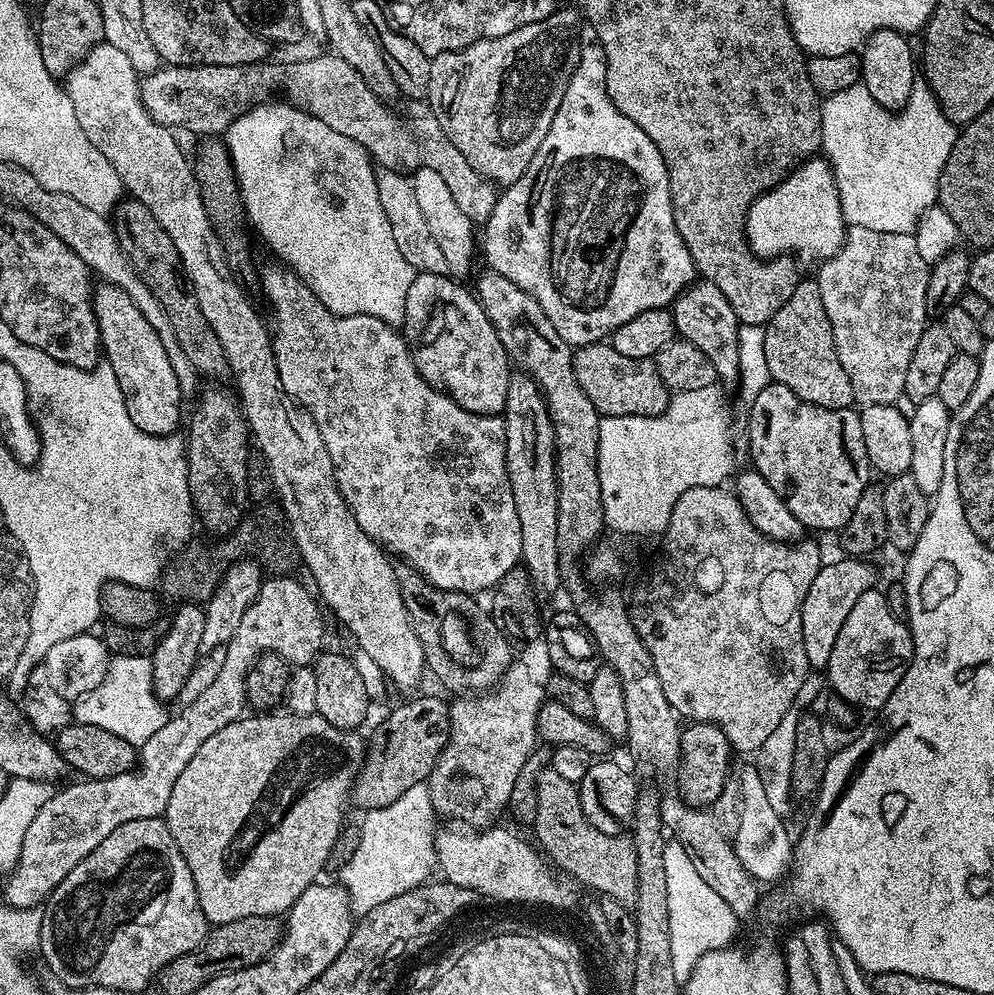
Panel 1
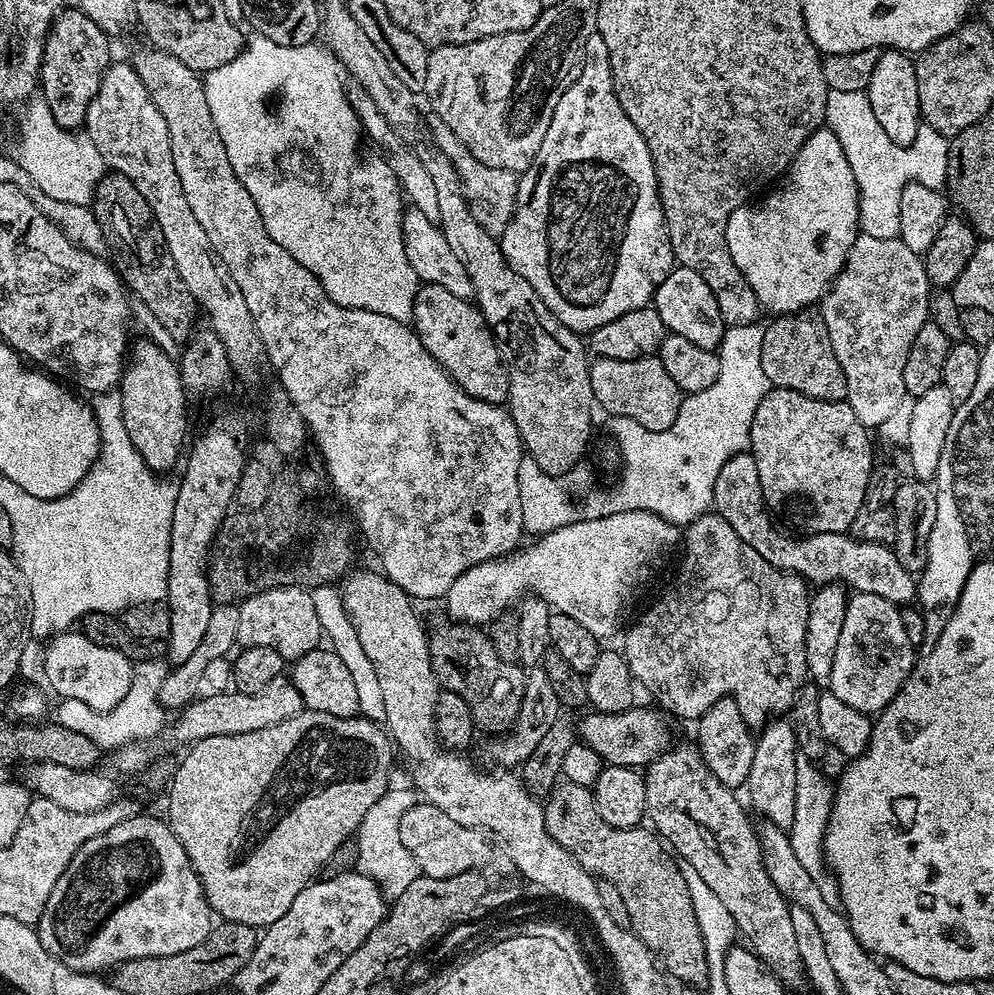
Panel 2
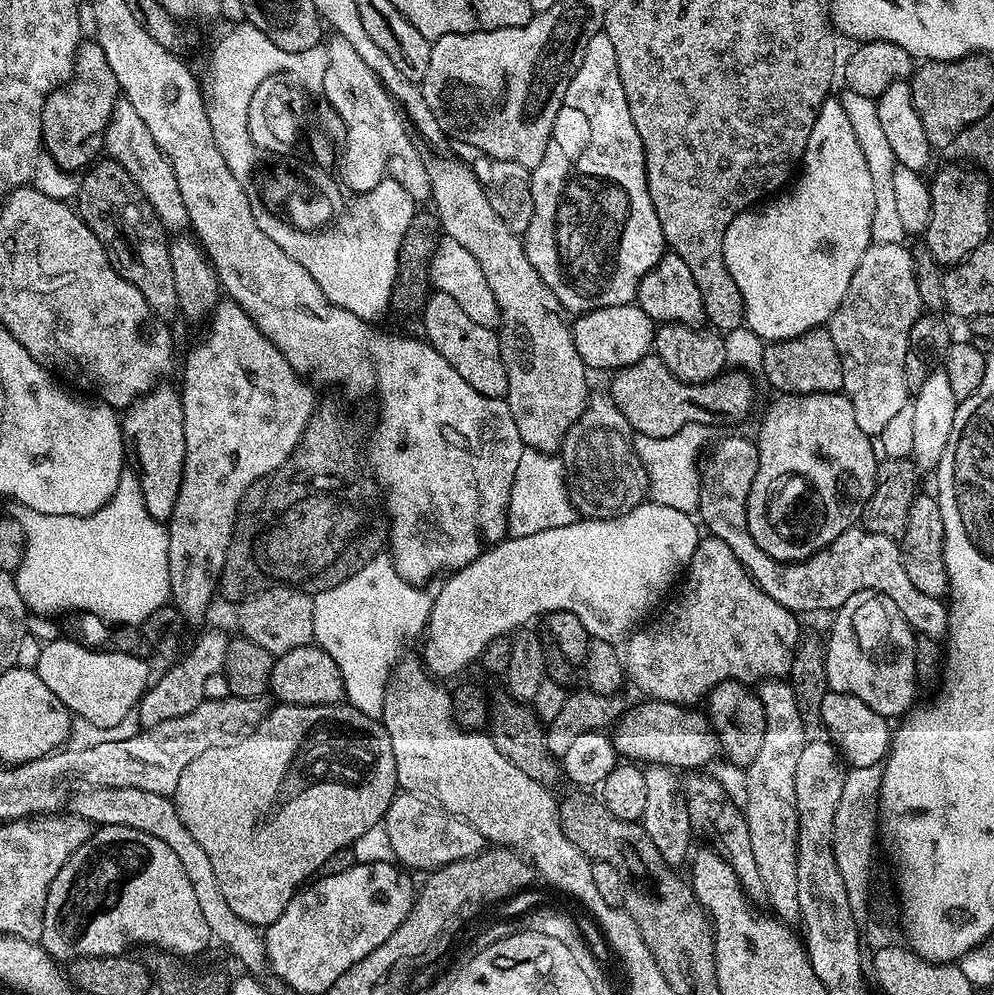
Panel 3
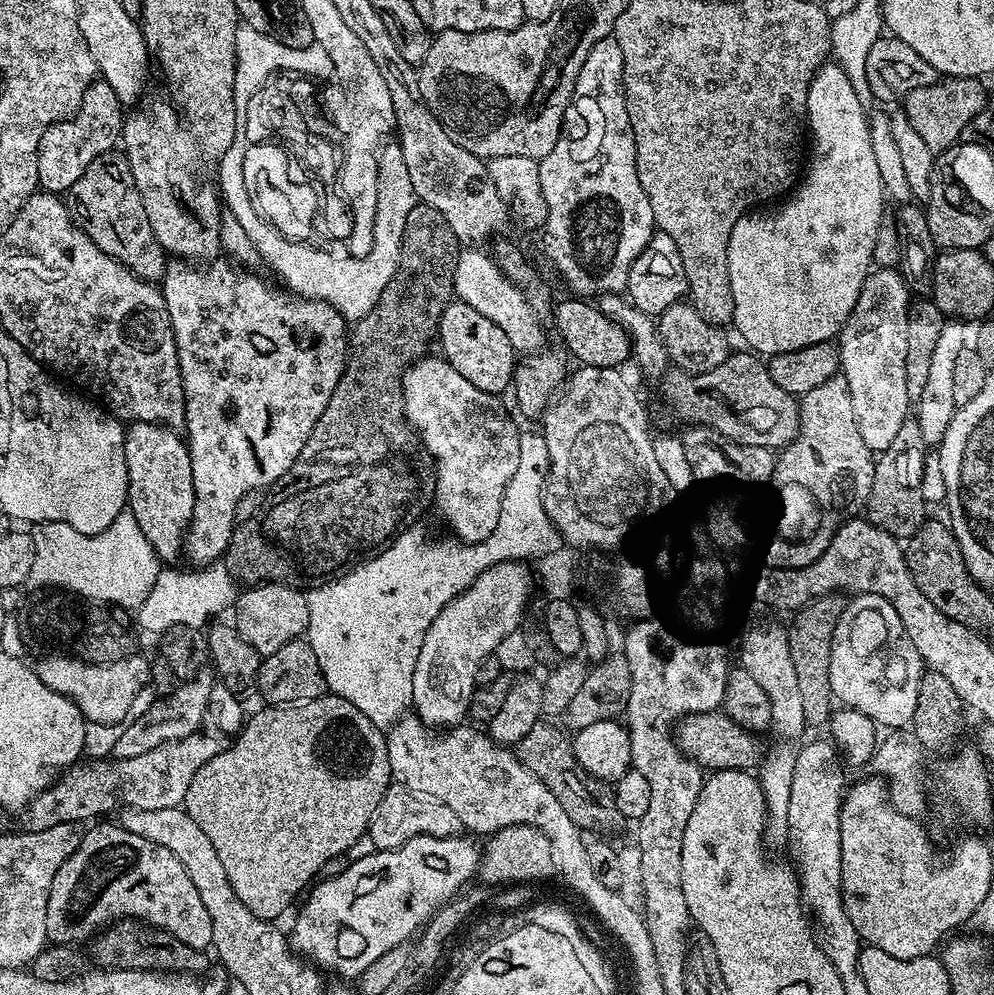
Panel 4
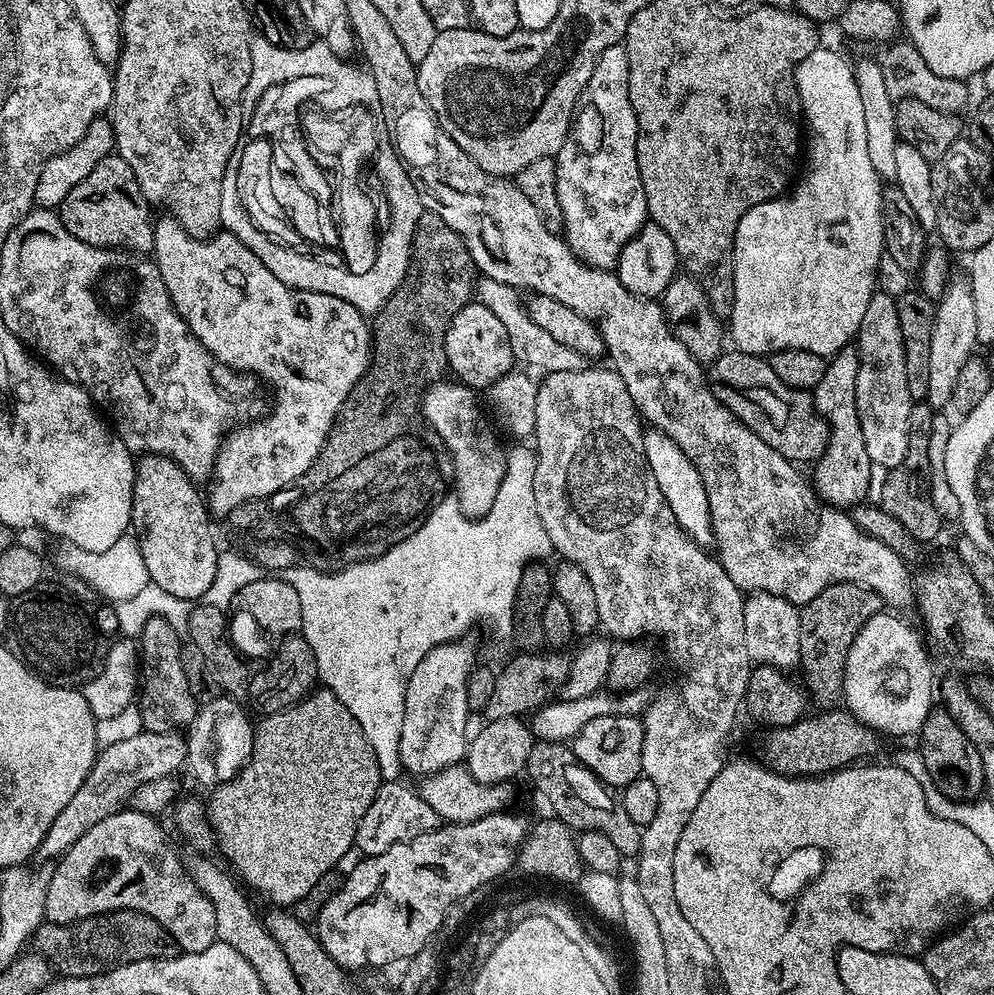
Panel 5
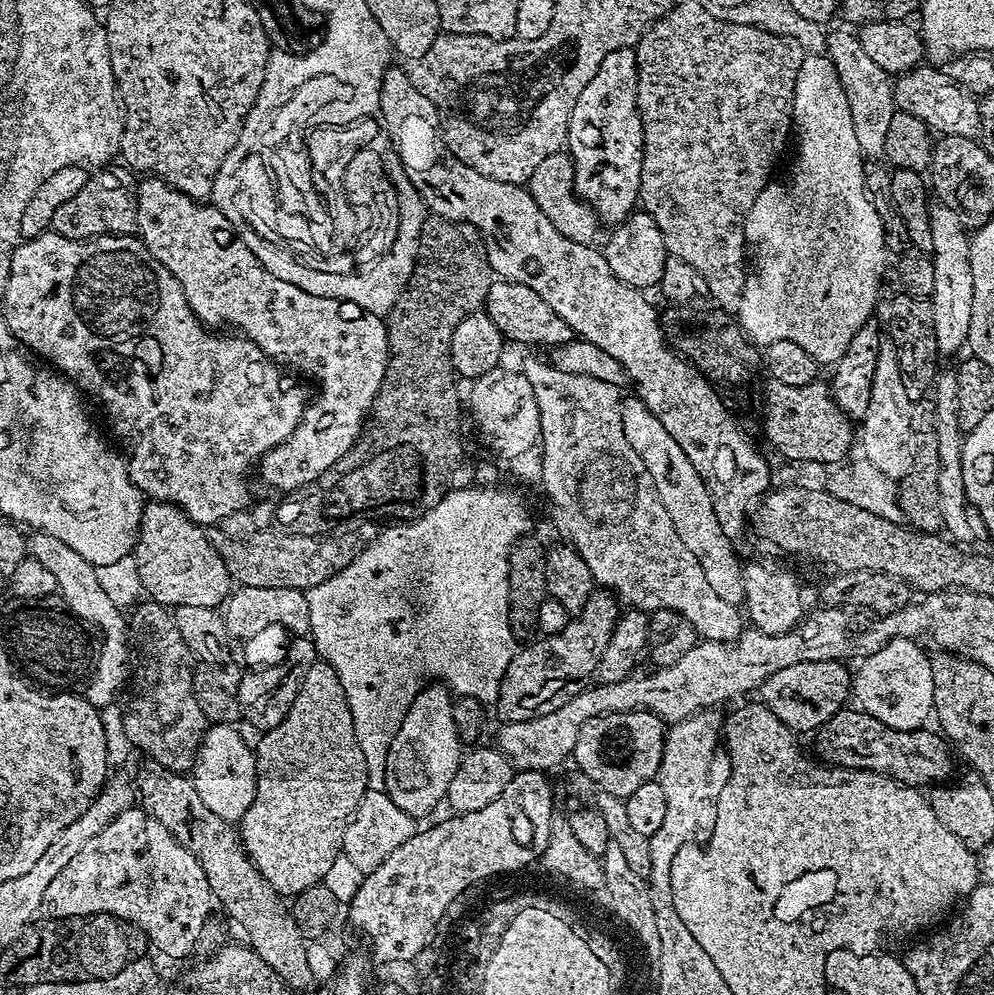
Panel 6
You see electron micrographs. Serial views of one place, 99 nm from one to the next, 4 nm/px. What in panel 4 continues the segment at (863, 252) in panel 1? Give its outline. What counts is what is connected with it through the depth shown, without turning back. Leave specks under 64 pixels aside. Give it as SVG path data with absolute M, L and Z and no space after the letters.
M877 267L869 271L858 294L858 302L854 302L854 310L850 318L846 318L838 337L840 372L846 378L846 386L850 386L850 402L854 402L858 434L862 434L862 442L866 442L874 454L885 452L890 442L894 442L898 430L902 430L902 422L910 416L910 401L906 394L906 322L909 307L910 289L903 275L895 267Z

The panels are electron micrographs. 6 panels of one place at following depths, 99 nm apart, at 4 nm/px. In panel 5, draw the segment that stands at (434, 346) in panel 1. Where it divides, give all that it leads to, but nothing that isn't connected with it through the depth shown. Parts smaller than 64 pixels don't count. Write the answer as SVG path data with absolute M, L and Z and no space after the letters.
M470 302L454 314L450 326L446 330L446 358L451 375L459 383L473 390L491 389L500 377L513 371L514 357L510 338L506 334L506 326L498 322L495 314L490 314L486 306L478 302Z

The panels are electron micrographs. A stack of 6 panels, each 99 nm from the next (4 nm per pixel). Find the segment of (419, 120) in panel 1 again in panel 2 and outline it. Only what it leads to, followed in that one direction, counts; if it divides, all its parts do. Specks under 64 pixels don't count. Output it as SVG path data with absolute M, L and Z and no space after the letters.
M433 115L430 127L434 142L438 142L442 154L450 158L450 162L454 164L454 170L458 170L458 178L464 183L464 196L468 199L470 214L474 214L474 219L477 220L478 226L482 226L482 230L498 238L514 218L520 185L517 173L498 170L498 166L486 166L486 162L478 162L478 158L474 158L474 154L466 150L466 142L462 142L462 138L458 138L458 134L454 134L454 130L450 130L446 122L442 122L442 118Z

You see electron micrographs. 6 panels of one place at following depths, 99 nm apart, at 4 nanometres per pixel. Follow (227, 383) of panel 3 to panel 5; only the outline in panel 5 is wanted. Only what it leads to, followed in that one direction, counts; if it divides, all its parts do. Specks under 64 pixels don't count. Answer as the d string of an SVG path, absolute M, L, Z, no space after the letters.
M164 214L161 217L161 220L159 217L155 221L152 230L154 246L151 255L156 261L156 269L162 274L162 282L166 282L166 290L176 312L216 363L238 372L252 373L267 387L269 384L276 395L272 413L270 408L263 418L237 427L221 444L216 455L216 464L212 467L207 485L208 492L206 488L206 503L213 517L226 518L230 510L242 502L264 500L295 484L319 460L320 451L336 425L348 396L356 389L359 380L368 375L372 366L372 329L369 317L350 306L347 298L292 289L274 278L261 259L234 233L220 230L207 240L199 240L191 236L173 216Z

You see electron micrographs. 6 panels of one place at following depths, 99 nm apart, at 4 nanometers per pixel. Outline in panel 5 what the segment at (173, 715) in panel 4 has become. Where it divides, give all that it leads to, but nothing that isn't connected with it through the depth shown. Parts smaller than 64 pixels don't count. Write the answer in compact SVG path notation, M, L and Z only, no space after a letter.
M139 730L125 740L116 740L99 749L96 761L82 786L78 786L78 794L66 802L66 810L54 818L46 838L40 843L39 855L59 857L68 851L68 847L90 826L102 822L110 814L121 811L120 799L127 797L135 785L147 780L160 780L163 776L172 776L178 768L183 769L188 759L188 741L179 731L175 732L150 732Z

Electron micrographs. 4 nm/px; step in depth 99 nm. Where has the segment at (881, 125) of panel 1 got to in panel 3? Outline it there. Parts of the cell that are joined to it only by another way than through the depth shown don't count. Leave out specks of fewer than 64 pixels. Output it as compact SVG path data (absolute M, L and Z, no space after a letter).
M848 90L839 97L846 114L850 117L850 126L854 126L854 135L858 138L858 146L862 146L862 154L866 154L866 166L870 166L870 178L874 178L874 222L872 223L872 239L877 244L904 244L906 233L894 203L894 170L898 166L890 150L890 142L886 142L886 134L882 134L882 126L878 126L876 101L873 97L863 96Z

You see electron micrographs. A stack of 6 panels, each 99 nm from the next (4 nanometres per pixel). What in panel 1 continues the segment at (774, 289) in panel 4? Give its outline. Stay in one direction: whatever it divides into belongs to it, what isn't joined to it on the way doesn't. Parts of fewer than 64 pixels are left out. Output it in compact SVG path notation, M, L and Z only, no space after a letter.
M813 158L804 161L789 172L782 183L763 192L751 206L744 219L744 236L748 239L748 248L762 260L775 260L778 256L791 256L801 265L813 264L819 266L828 260L844 245L846 225L842 206L838 198L838 186L827 160Z

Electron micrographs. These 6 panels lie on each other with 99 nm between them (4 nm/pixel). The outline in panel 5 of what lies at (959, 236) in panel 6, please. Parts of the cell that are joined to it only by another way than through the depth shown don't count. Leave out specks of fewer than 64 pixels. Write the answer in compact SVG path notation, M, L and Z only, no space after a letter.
M953 279L938 301L938 315L934 322L934 338L930 338L930 390L927 403L933 409L944 410L952 403L954 382L958 370L977 351L976 319L972 286L967 279Z

